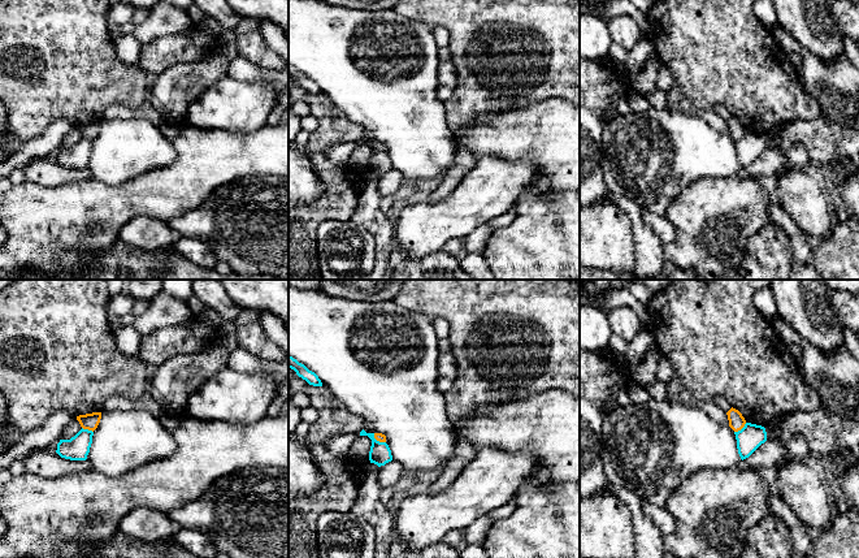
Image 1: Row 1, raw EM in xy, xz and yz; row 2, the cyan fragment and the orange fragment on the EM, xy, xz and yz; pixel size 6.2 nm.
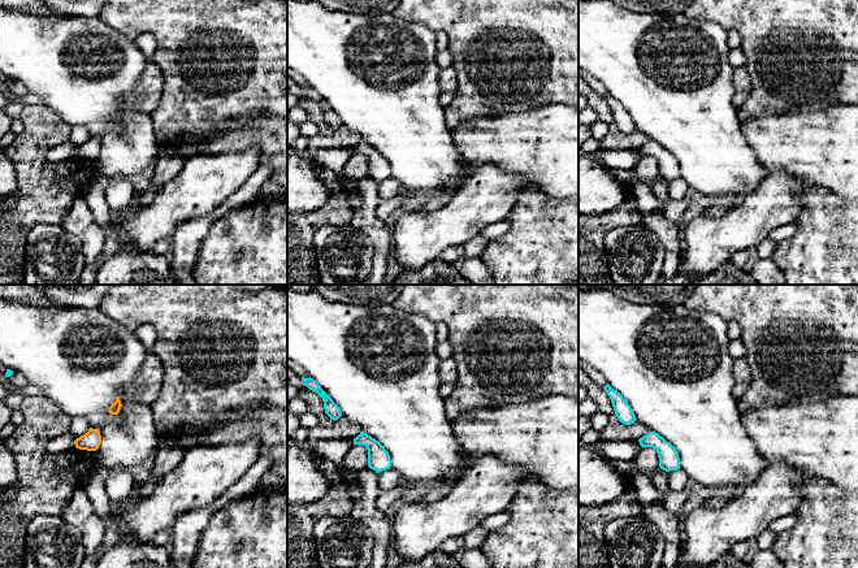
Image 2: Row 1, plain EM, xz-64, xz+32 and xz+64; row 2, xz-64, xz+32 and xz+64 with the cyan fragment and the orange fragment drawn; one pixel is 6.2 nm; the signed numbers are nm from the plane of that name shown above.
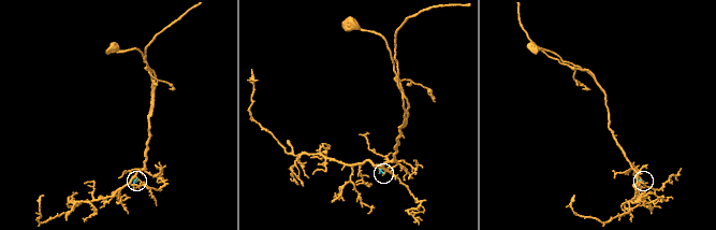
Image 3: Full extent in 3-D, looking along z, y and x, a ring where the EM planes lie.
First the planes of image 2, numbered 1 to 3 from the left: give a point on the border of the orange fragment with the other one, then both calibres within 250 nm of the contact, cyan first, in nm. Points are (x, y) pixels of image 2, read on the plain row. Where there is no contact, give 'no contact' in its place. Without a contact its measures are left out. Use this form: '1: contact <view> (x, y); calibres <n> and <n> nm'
1: no contact
2: no contact
3: no contact

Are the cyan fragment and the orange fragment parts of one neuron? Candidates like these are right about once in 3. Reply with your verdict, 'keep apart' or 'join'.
keep apart

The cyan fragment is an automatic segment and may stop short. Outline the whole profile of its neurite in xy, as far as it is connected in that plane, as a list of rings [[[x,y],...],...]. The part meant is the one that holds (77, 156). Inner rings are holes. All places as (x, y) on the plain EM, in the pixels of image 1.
[[[82,137],[70,148],[60,148],[56,161],[65,168],[86,169],[92,152],[92,144],[92,139]]]

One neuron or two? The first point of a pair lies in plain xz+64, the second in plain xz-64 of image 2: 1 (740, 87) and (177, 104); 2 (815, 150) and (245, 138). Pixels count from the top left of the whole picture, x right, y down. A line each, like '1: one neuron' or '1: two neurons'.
1: two neurons
2: one neuron

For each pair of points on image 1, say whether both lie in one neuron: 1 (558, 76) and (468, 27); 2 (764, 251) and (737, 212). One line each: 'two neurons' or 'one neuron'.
1: one neuron
2: two neurons

